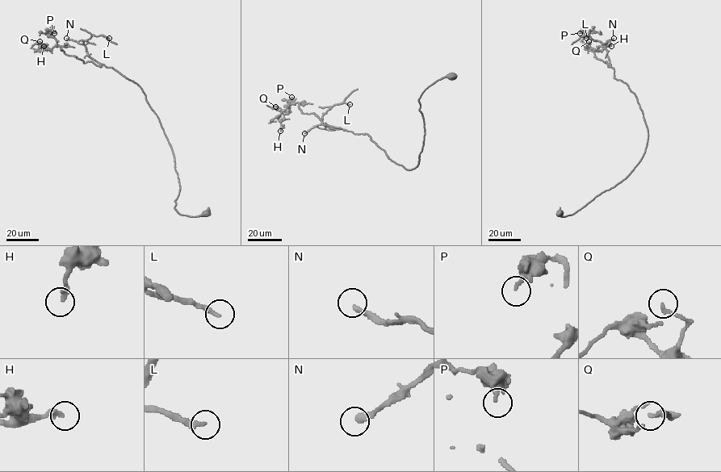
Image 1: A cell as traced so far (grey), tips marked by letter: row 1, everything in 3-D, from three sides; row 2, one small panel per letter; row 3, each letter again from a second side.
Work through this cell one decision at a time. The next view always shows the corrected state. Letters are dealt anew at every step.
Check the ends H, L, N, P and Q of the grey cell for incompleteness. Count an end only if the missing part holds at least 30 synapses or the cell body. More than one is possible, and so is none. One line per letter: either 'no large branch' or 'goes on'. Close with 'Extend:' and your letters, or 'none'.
H: no large branch
L: goes on
N: goes on
P: no large branch
Q: no large branch
Extend: L, N

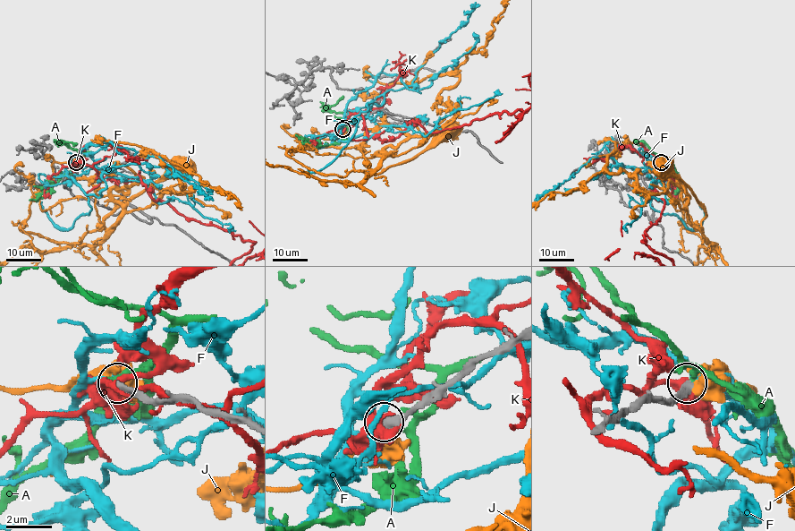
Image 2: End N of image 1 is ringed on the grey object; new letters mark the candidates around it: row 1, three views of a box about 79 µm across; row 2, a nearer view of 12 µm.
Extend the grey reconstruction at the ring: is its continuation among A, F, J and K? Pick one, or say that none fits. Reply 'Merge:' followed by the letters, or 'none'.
Merge: none

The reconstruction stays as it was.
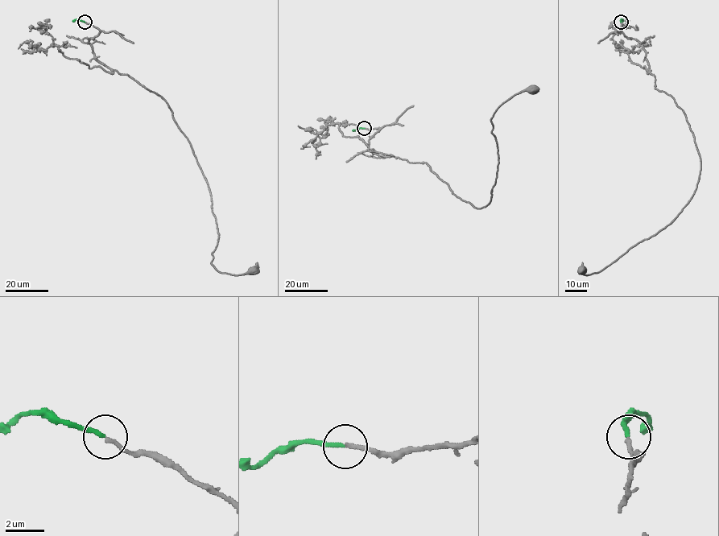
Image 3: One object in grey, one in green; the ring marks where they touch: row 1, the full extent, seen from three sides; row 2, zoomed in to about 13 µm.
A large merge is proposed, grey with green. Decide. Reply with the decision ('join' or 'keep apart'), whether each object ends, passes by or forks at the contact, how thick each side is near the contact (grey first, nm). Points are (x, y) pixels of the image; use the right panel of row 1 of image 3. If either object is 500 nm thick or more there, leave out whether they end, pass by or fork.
join; grey ends; green ends; calibres 180 and 200 nm

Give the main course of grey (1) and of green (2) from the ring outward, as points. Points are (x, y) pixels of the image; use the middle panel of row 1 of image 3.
1: (364, 129), (380, 128), (373, 153), (425, 162), (481, 208), (498, 162), (490, 119), (532, 88)
2: (364, 129), (353, 130)

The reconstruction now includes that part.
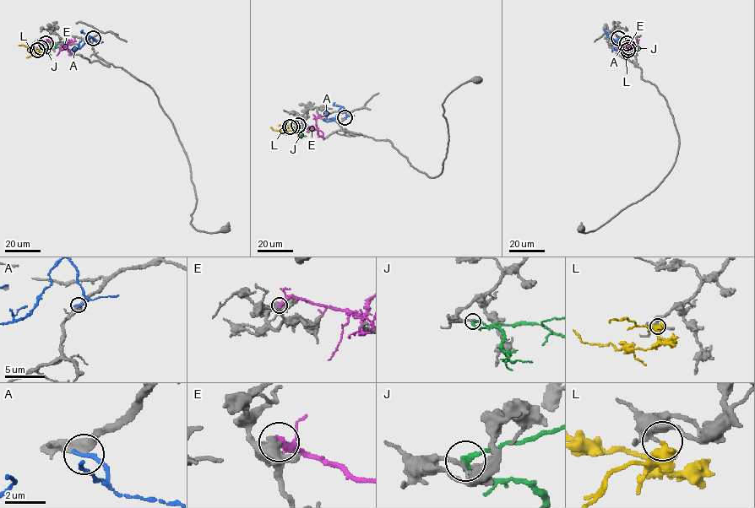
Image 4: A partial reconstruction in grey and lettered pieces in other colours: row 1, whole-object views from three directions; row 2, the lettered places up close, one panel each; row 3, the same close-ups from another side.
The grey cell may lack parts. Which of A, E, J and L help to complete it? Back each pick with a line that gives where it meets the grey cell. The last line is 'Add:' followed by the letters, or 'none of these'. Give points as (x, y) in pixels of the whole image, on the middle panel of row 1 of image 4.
Add: none of these

